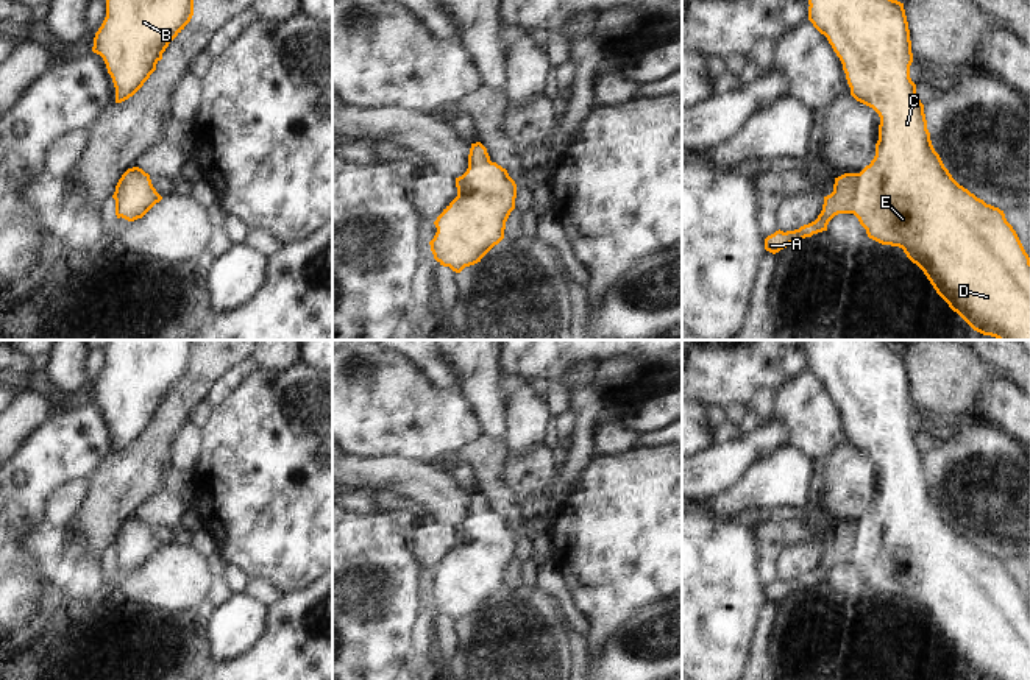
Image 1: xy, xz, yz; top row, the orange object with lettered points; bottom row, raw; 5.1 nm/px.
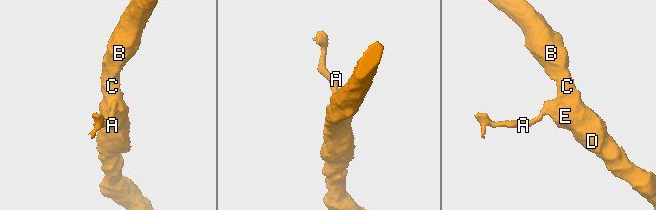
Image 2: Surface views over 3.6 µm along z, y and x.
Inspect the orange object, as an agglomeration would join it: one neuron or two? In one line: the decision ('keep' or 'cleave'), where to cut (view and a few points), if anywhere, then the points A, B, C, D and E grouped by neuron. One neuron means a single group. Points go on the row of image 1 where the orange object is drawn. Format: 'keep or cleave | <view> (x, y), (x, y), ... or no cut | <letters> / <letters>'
keep | no cut | A B C D E

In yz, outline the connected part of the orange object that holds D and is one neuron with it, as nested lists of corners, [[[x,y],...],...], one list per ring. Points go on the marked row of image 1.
[[[808,0],[808,5],[808,20],[827,37],[840,58],[851,95],[879,114],[879,140],[869,165],[860,173],[844,173],[835,178],[833,192],[824,197],[822,211],[815,221],[794,231],[776,231],[765,239],[765,250],[776,254],[796,240],[827,231],[835,215],[854,214],[869,239],[902,248],[907,257],[924,271],[936,293],[974,331],[997,340],[1030,340],[1030,257],[1003,211],[986,204],[960,186],[932,145],[924,104],[910,78],[913,53],[904,3],[897,0]]]

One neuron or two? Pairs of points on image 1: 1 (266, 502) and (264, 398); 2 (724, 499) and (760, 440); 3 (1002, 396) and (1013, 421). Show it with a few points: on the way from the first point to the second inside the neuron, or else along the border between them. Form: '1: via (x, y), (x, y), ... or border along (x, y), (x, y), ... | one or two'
1: via (266, 476), (266, 424) | one
2: border along (759, 462), (734, 485), (712, 496), (698, 498) | two
3: via (1005, 403), (1013, 410), (1013, 415) | one

